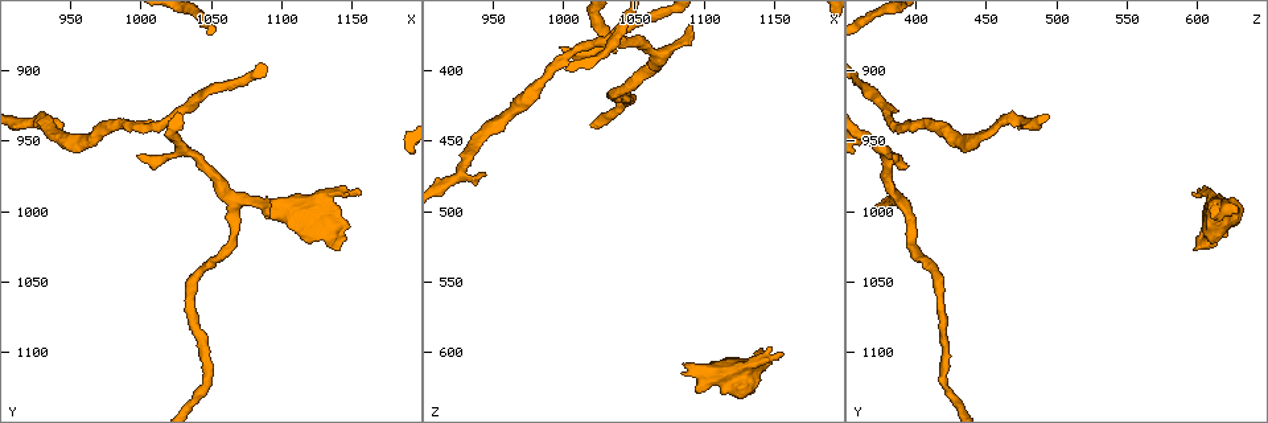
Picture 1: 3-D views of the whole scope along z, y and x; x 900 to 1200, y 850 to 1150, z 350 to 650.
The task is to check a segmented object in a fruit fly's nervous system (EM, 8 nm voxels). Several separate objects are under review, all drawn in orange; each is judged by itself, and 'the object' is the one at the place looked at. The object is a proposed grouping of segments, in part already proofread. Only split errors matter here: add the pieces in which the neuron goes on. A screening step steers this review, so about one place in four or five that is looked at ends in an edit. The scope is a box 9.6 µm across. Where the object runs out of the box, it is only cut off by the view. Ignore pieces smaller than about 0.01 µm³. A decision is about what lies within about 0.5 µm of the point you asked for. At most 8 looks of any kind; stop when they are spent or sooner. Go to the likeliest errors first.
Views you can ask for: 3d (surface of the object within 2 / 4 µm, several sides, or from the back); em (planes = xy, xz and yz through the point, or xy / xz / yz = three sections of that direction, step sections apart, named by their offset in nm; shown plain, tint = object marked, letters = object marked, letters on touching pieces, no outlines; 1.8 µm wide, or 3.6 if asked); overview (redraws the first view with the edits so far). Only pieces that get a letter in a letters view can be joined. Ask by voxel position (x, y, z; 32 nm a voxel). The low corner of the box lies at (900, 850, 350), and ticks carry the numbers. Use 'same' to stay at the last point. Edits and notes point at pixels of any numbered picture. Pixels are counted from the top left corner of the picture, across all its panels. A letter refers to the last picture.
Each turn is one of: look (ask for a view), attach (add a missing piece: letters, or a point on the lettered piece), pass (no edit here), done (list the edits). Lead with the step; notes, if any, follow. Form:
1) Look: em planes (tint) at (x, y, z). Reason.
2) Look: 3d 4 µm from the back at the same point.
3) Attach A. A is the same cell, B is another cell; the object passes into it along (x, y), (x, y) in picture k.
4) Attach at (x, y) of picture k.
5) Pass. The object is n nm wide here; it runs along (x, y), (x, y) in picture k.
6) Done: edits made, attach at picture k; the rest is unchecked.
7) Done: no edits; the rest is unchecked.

Look: em planes (letters) at (944, 940, 472). Free end.

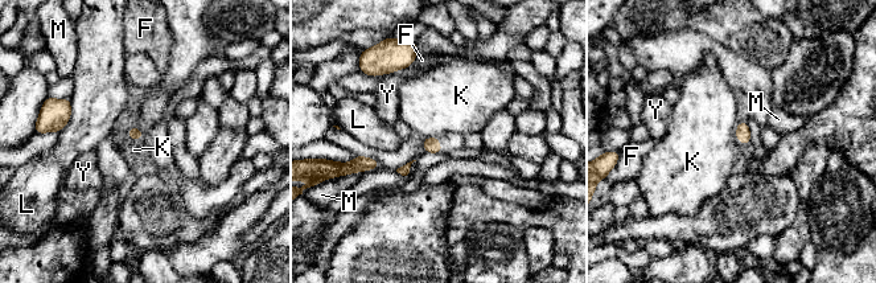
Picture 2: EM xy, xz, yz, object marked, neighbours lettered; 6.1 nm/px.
Pass. The longest contact is with L, 220 nm; F, K, L, M and Y are other cells; a border runs along (739, 122), (733, 136) in picture 2; no lettered piece goes on from it.

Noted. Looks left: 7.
Look: 3d 2 µm at (1084, 996, 608). Branch stops here.

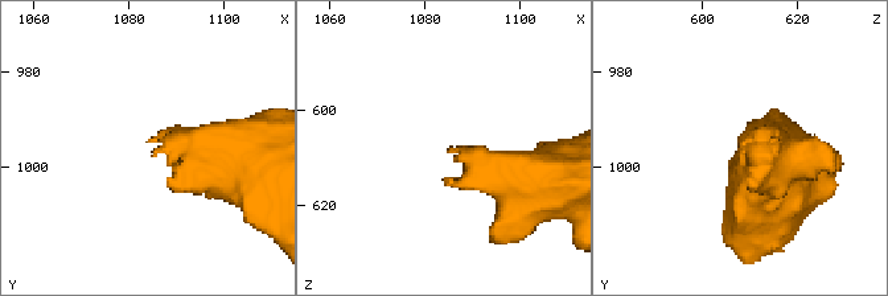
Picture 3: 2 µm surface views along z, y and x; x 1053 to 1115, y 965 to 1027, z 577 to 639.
Look: em planes (letters) at (1085, 998, 608).

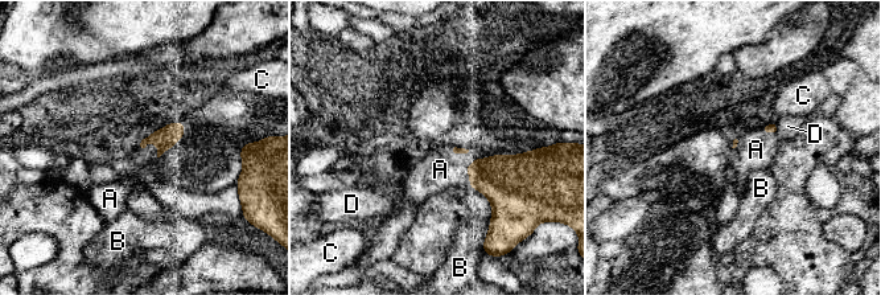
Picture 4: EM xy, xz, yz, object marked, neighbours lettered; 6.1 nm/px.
Attach at (440, 169) of picture 4. A is the same cell, B, C and D are other cells; the neuron continues.

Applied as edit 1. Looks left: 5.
Look: overview. See it whole again.

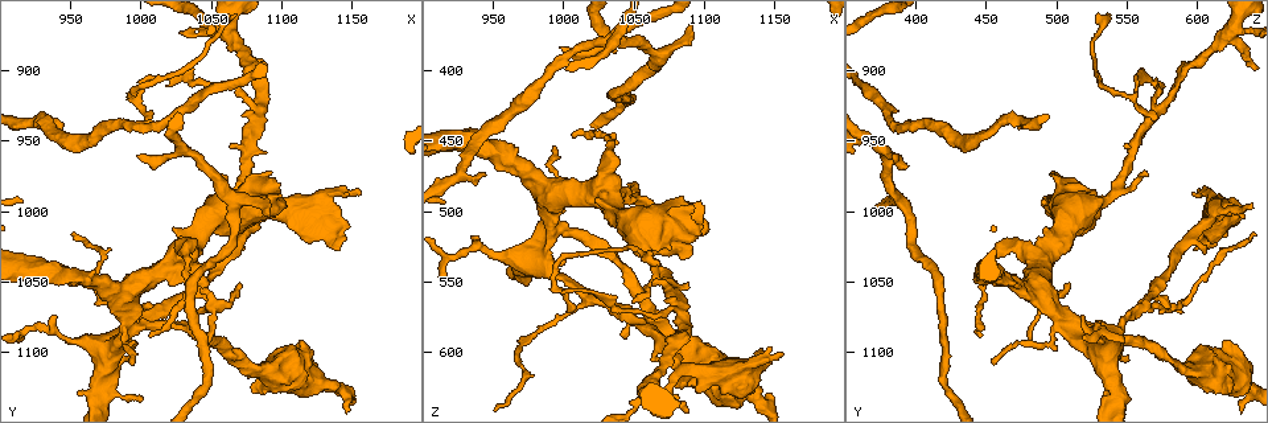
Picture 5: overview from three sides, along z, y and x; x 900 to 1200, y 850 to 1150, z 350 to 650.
Look: 3d 4 µm at (1000, 960, 384).

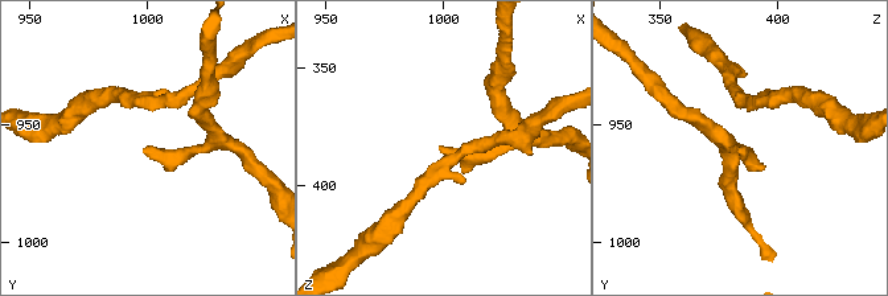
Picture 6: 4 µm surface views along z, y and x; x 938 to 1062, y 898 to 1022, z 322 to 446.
Look: em xy step 16 (letters) at (997, 961, 383). Shape alone is not enough.

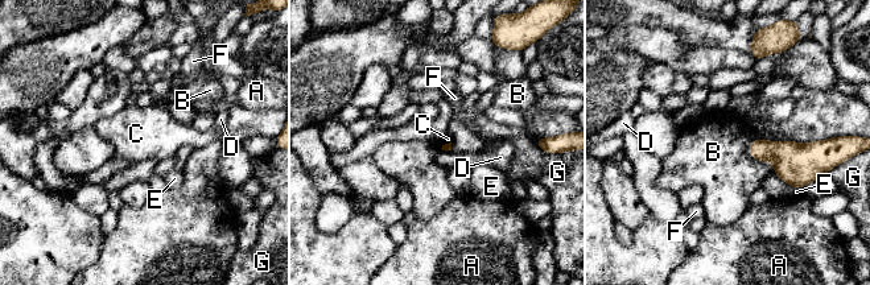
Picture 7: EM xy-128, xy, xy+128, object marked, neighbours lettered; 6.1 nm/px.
Pass. The longest contact is with B, 460 nm; A, B, C, D, E, F and G are other cells; a border runs along (821, 139), (755, 139), (747, 153) in picture 7; none of them fits.

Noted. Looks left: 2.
Done: edits made, attach at picture 4; the rest is unchecked.

